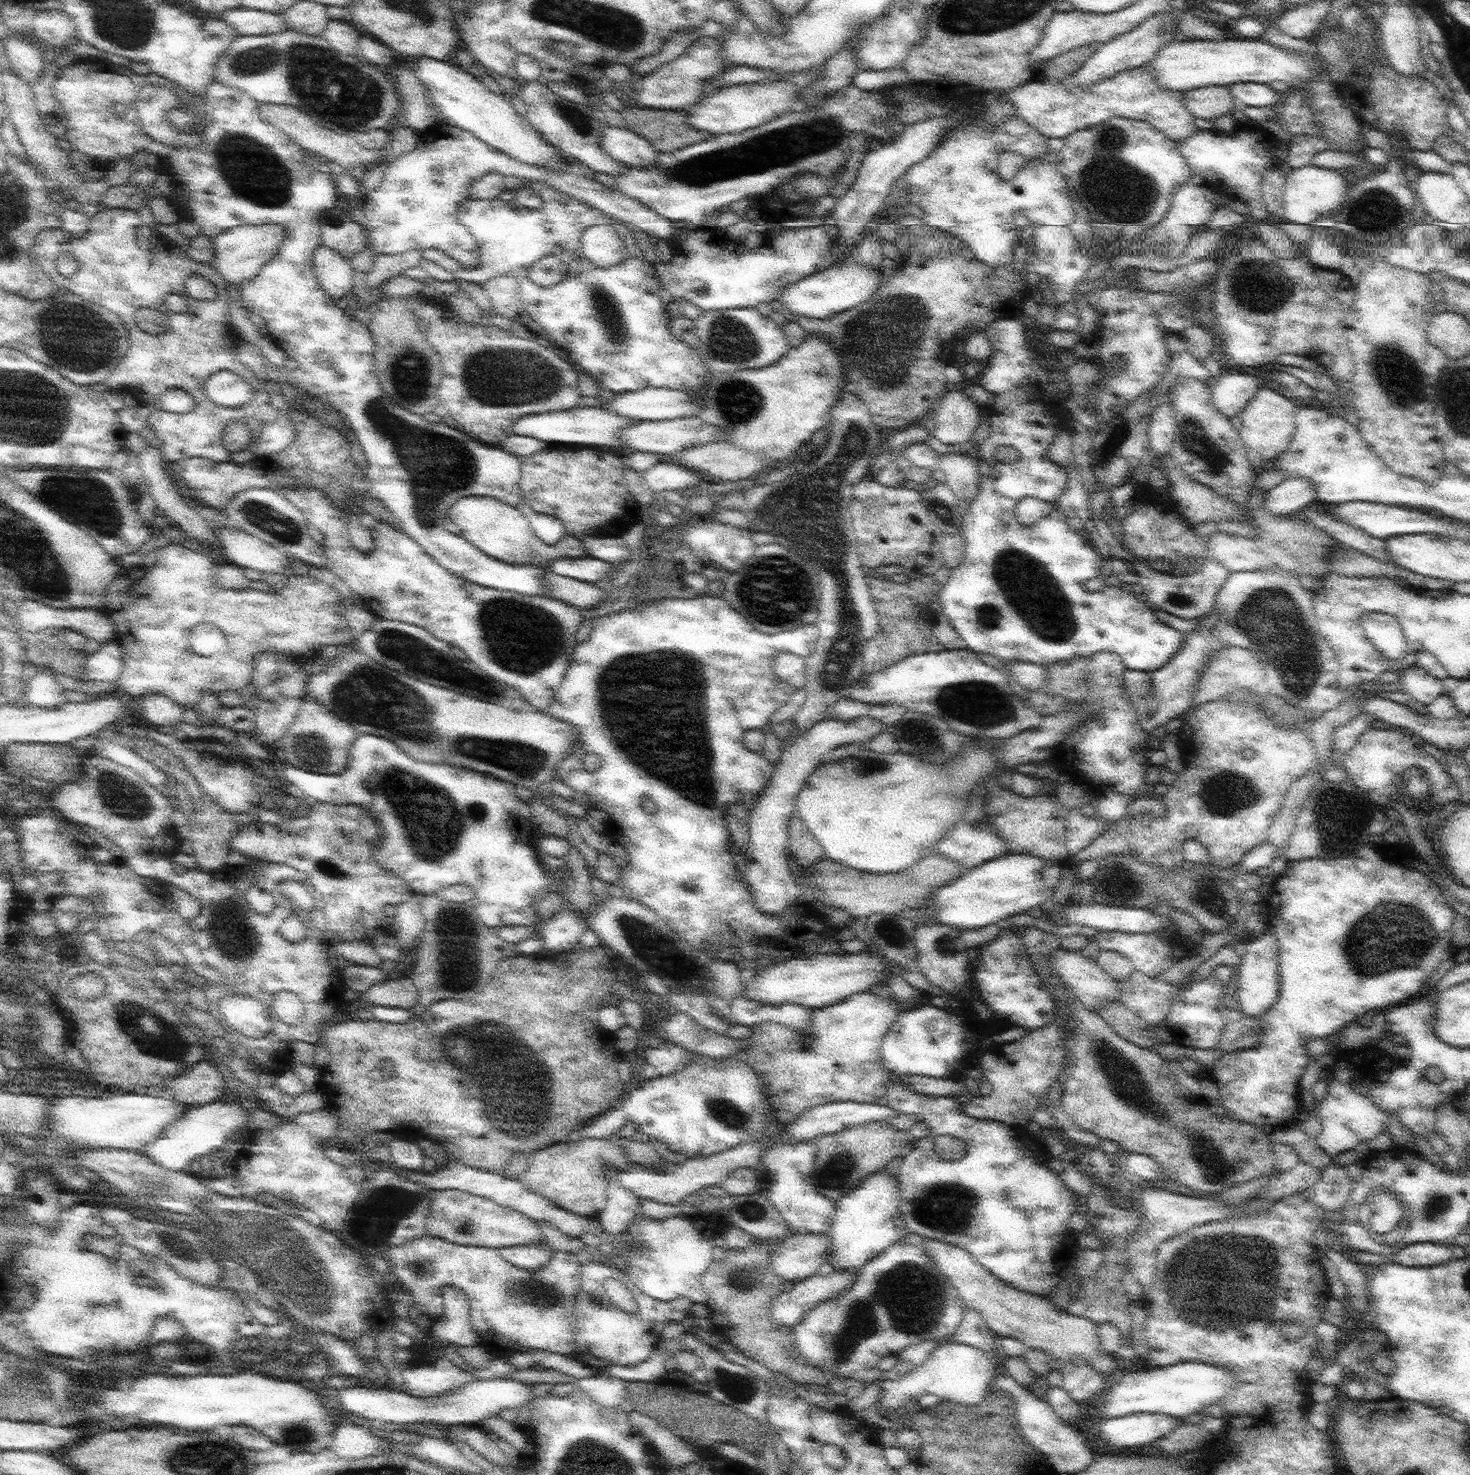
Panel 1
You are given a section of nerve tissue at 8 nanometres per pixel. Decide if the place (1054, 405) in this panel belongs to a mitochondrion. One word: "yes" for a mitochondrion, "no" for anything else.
no

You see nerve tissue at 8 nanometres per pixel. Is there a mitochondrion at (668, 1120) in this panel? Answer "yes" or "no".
no

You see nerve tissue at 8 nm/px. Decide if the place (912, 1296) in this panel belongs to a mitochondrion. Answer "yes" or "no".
yes

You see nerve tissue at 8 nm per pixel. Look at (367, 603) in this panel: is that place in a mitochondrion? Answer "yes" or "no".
no

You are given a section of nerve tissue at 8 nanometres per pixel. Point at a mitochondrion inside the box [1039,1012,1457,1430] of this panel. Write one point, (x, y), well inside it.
(1193, 1274)

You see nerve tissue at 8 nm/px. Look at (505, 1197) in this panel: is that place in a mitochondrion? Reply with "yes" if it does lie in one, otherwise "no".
no

